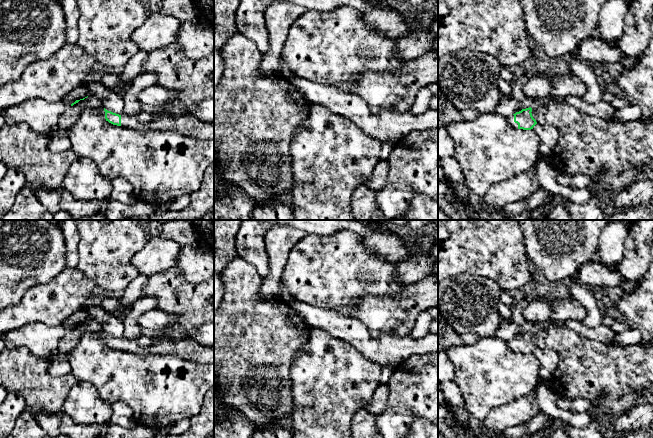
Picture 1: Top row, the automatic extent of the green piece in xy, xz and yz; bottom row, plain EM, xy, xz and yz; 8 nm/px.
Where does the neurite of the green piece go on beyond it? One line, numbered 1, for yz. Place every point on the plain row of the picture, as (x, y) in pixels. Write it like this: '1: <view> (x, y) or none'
1: yz (511, 343)

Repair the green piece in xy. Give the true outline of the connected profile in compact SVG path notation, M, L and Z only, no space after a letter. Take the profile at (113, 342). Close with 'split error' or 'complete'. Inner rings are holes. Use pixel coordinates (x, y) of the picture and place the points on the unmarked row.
M104 332L105 343L117 350L136 354L161 354L174 355L199 364L211 364L214 362L214 346L203 346L190 337L181 340L161 340L148 347L141 347L136 340L119 339Z; split error

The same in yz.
M532 332L522 333L508 342L510 348L517 353L531 354L537 348L532 340Z; split error

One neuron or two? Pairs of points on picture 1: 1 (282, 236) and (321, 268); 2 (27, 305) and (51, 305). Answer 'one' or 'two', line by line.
1: two
2: one

